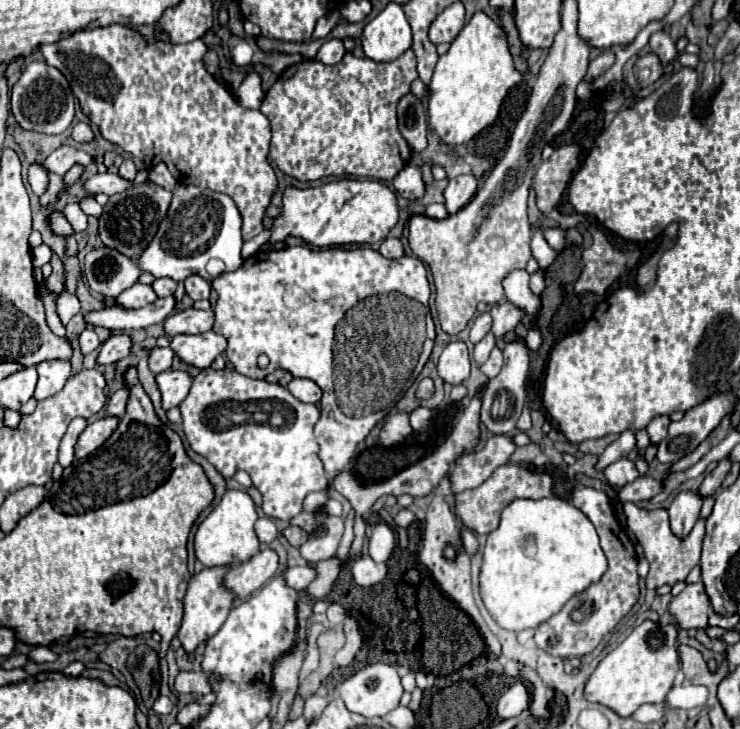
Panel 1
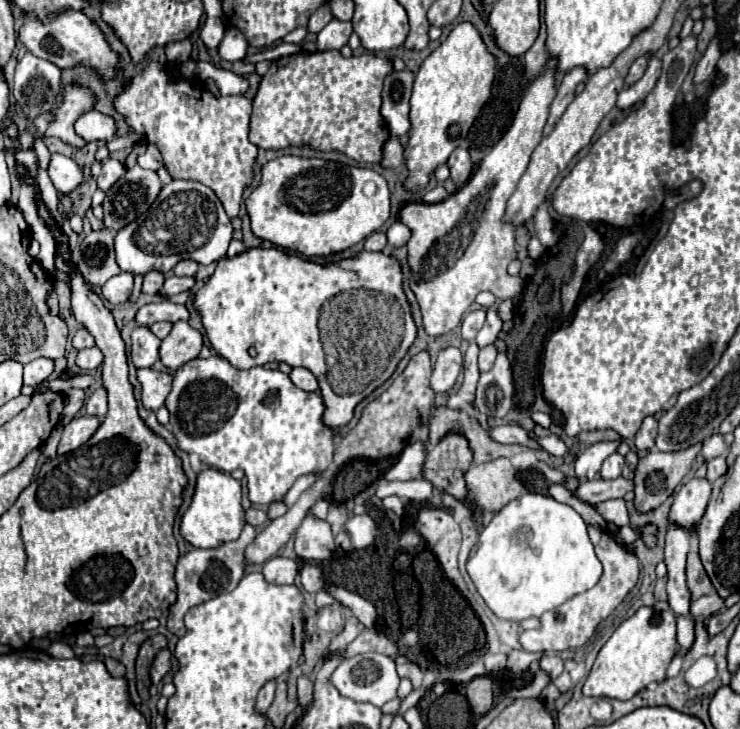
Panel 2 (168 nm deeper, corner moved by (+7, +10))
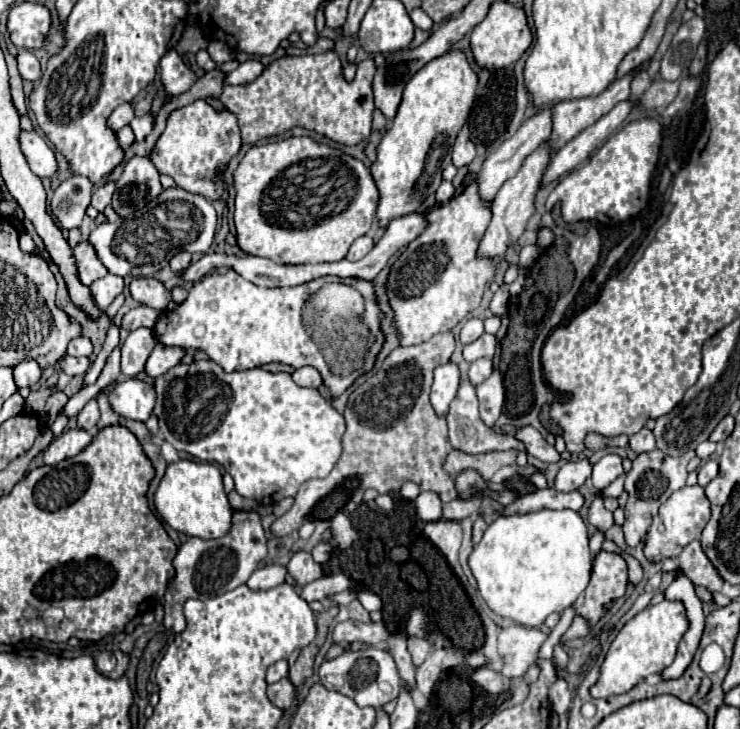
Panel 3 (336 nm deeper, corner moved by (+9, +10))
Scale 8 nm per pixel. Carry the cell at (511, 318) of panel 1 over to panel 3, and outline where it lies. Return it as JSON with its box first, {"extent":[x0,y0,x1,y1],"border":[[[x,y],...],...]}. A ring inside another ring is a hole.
{"extent":[464,333,496,363],"border":[[[484,333],[484,335],[478,337],[474,343],[470,343],[470,345],[464,347],[464,359],[466,359],[468,363],[472,363],[472,361],[476,361],[476,359],[480,359],[480,357],[492,359],[494,349],[496,349],[496,335]]]}

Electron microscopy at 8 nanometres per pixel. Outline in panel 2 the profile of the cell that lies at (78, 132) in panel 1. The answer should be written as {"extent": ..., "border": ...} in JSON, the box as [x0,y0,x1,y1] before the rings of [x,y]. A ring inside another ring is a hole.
{"extent":[76,111,116,141],"border":[[[98,111],[86,113],[84,117],[80,117],[80,121],[76,121],[76,133],[80,133],[86,141],[112,141],[116,139],[116,121],[114,117],[102,115]]]}

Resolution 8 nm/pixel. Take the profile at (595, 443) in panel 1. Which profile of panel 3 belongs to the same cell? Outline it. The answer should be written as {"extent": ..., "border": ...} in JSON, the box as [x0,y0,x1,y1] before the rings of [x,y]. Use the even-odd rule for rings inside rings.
{"extent":[584,433,628,451],"border":[[[588,433],[584,445],[586,445],[586,449],[590,449],[590,451],[598,451],[598,449],[602,449],[602,447],[626,447],[626,445],[628,445],[628,437],[626,437],[626,435],[604,437],[604,435],[598,435],[598,433]]]}

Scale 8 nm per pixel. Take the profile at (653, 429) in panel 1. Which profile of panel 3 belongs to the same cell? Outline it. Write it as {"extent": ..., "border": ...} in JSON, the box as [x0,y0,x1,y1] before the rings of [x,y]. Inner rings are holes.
{"extent":[630,427,656,453],"border":[[[648,427],[640,429],[638,433],[634,433],[634,435],[630,437],[630,449],[632,449],[634,453],[652,451],[654,447],[656,447],[656,445],[654,445],[654,433],[652,433]]]}

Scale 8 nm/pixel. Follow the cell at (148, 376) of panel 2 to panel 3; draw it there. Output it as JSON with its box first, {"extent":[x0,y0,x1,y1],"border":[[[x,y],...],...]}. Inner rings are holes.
{"extent":[110,377,154,421],"border":[[[128,377],[126,381],[118,383],[110,395],[112,409],[122,417],[136,421],[146,421],[152,415],[154,401],[154,383],[136,377]]]}

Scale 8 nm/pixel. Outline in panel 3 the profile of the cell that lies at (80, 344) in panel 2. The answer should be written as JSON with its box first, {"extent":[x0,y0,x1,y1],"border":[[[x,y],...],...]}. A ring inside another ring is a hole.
{"extent":[68,337,92,357],"border":[[[74,337],[70,343],[68,343],[68,355],[74,355],[74,357],[90,357],[92,355],[92,343],[88,337]]]}

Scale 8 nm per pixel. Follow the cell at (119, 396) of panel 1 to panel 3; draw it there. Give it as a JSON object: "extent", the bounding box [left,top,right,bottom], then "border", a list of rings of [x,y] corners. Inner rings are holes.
{"extent":[78,399,100,433],"border":[[[90,399],[84,409],[78,413],[78,425],[90,433],[96,431],[96,423],[100,419],[100,411],[98,411],[98,403],[96,399]]]}

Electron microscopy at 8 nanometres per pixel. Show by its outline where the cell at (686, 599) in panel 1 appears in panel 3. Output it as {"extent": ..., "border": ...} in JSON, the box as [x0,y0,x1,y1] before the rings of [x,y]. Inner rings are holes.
{"extent":[678,541,724,593],"border":[[[692,541],[678,557],[682,571],[686,573],[686,577],[694,583],[694,585],[702,585],[708,591],[716,593],[722,589],[724,581],[720,579],[720,575],[716,573],[716,569],[712,567],[712,563],[708,561],[708,557],[704,555],[702,547],[698,541]]]}

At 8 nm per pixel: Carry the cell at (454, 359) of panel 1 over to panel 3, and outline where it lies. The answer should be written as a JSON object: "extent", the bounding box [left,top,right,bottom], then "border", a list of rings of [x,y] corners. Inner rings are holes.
{"extent":[430,361,460,415],"border":[[[450,361],[450,363],[438,365],[438,369],[434,369],[434,383],[432,383],[432,391],[430,391],[430,401],[432,401],[438,415],[448,413],[448,405],[456,397],[458,383],[460,383],[460,371],[458,371],[456,363]]]}

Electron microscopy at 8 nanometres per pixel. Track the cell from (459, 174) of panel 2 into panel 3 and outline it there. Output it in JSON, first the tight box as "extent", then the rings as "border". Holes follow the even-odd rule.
{"extent":[452,127,476,167],"border":[[[464,127],[454,143],[454,149],[452,149],[452,163],[456,167],[466,167],[468,163],[472,163],[474,157],[476,157],[476,149],[468,137],[468,127]]]}

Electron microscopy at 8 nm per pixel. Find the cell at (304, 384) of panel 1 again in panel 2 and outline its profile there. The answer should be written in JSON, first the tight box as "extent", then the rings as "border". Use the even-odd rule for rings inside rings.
{"extent":[290,367,318,391],"border":[[[294,367],[292,373],[290,373],[290,379],[292,379],[292,383],[296,387],[300,387],[304,391],[318,391],[316,377],[308,369],[304,369],[304,367]]]}

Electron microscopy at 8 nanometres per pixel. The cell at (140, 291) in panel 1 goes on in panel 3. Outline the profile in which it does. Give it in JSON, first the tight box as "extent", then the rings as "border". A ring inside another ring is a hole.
{"extent":[90,275,124,309],"border":[[[106,275],[90,285],[94,301],[100,309],[108,309],[108,305],[124,291],[124,279],[118,275]]]}

